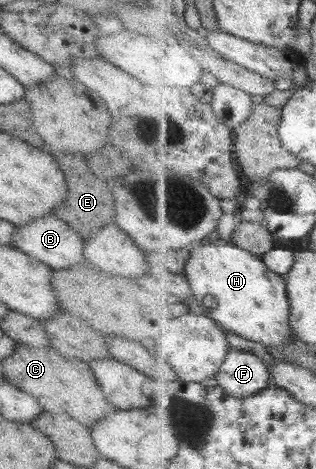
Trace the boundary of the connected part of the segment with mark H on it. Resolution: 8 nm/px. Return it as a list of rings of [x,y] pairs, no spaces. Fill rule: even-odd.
[[[219,238],[214,241],[203,239],[193,246],[190,252],[190,259],[187,259],[182,273],[186,275],[193,289],[197,309],[212,317],[221,327],[245,339],[265,346],[289,345],[289,336],[295,334],[292,332],[291,304],[285,276],[273,272],[261,256],[239,248],[232,241],[227,242]]]

